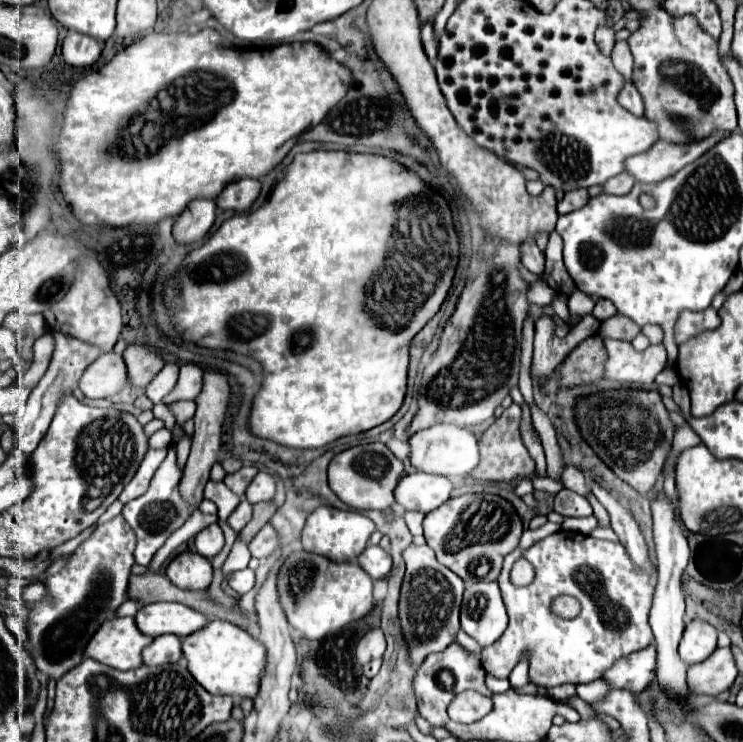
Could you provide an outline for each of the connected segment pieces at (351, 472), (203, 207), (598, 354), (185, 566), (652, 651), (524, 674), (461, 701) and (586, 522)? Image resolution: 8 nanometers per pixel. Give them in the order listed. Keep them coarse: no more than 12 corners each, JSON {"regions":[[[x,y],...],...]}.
{"regions":[[[382,442],[336,454],[332,492],[356,510],[388,510],[404,464]],[[196,198],[178,216],[172,234],[198,242],[216,218],[216,200]],[[600,336],[578,344],[558,368],[560,390],[602,378]],[[198,552],[178,554],[166,568],[182,590],[206,590],[212,564]],[[656,644],[620,658],[606,680],[638,692],[656,680]],[[520,660],[512,670],[512,688],[528,684],[528,660]],[[462,692],[448,706],[450,718],[476,722],[492,710],[492,700]],[[594,516],[564,518],[562,530],[588,534],[596,528]]]}

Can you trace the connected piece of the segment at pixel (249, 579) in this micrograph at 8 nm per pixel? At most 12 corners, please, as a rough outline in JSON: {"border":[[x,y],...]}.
{"border":[[250,568],[232,572],[228,584],[242,596],[254,588]]}

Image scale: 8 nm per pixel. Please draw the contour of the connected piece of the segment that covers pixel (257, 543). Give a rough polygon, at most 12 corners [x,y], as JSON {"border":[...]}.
{"border":[[268,524],[250,542],[252,556],[270,556],[280,546],[278,532]]}

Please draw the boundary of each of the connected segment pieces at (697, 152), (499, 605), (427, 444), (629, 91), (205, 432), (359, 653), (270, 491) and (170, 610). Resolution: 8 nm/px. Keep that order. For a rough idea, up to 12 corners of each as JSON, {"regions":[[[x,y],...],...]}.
{"regions":[[[656,142],[624,164],[636,182],[656,184],[698,160],[712,142]],[[498,582],[464,592],[462,630],[480,646],[508,628]],[[436,424],[408,442],[416,470],[468,476],[480,460],[478,438]],[[626,82],[618,102],[632,114],[644,116],[644,102],[634,84]],[[204,374],[180,496],[202,502],[228,404],[228,378]],[[380,628],[368,630],[356,648],[364,666],[382,658],[386,640]],[[258,472],[246,490],[252,504],[268,502],[276,494],[276,480]],[[172,602],[146,604],[136,624],[146,636],[204,628],[208,618]]]}

